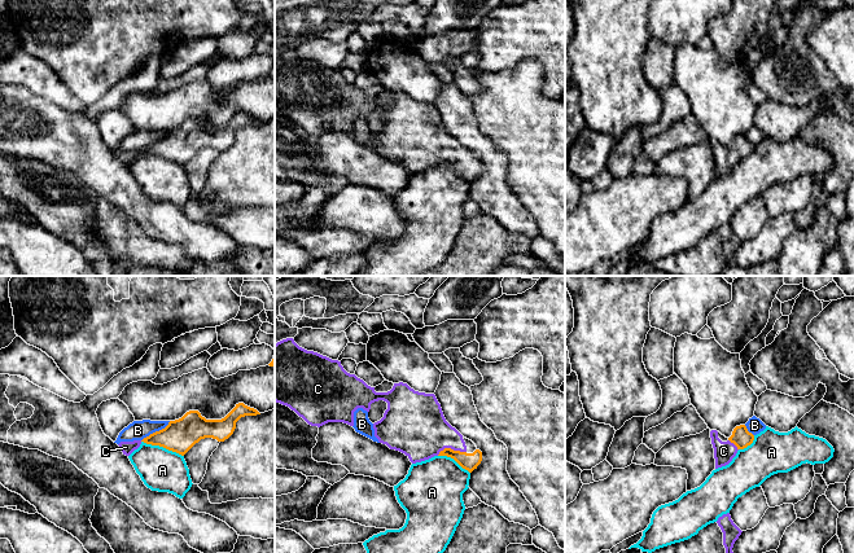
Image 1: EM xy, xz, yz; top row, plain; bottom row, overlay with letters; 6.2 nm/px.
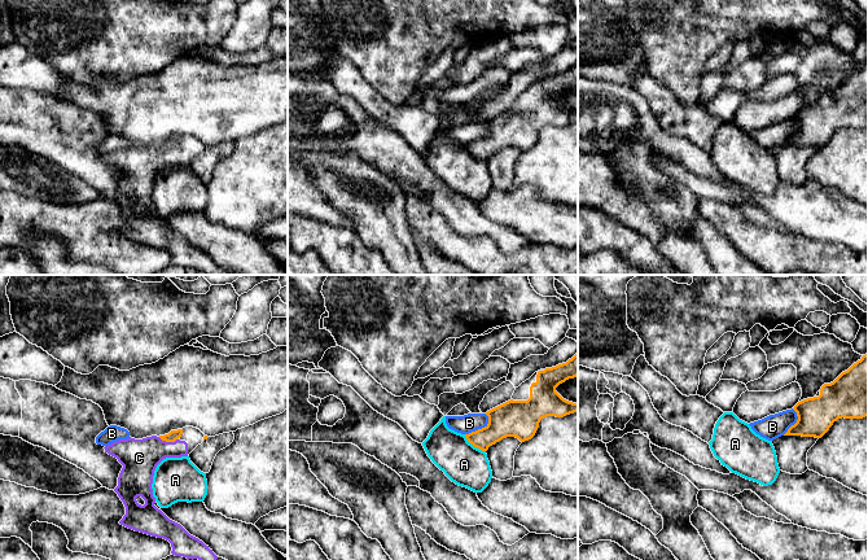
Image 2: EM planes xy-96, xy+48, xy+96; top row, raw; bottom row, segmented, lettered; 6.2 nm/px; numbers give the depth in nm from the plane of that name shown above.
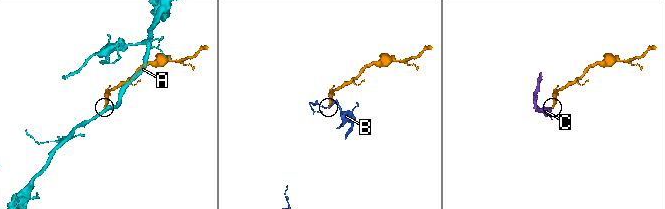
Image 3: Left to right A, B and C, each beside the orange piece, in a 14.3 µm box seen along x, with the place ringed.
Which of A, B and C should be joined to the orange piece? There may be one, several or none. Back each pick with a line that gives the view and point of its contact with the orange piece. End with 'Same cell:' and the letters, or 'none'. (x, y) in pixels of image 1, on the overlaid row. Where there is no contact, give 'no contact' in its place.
C: contact xz (451, 450)
Same cell: C

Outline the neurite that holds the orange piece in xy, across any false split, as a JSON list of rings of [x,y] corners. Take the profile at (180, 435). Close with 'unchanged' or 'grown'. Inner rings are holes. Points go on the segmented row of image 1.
[[[244,403],[236,404],[222,420],[206,420],[198,411],[189,411],[181,418],[170,421],[165,429],[150,434],[141,442],[184,456],[201,439],[213,438],[224,442],[233,434],[236,422],[241,417],[257,414],[260,413]]] | unchanged

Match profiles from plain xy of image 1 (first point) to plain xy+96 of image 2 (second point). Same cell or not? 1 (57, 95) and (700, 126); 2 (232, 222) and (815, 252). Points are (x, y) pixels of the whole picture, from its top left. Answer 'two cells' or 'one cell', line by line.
1: one cell
2: two cells

